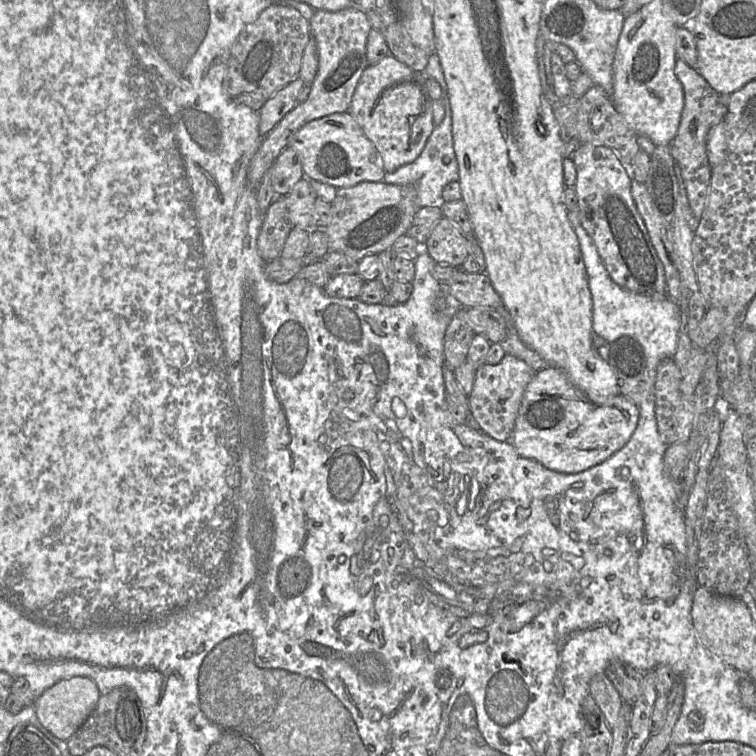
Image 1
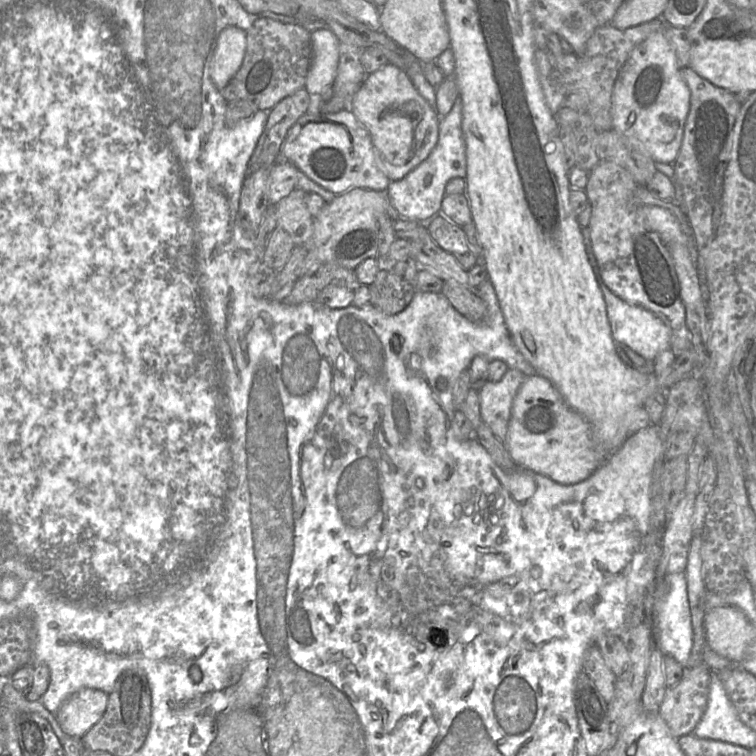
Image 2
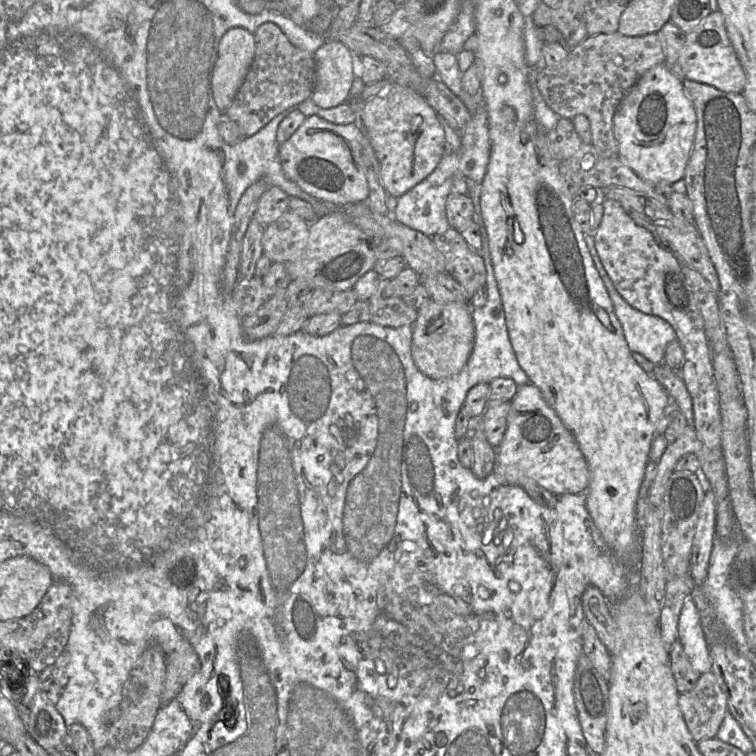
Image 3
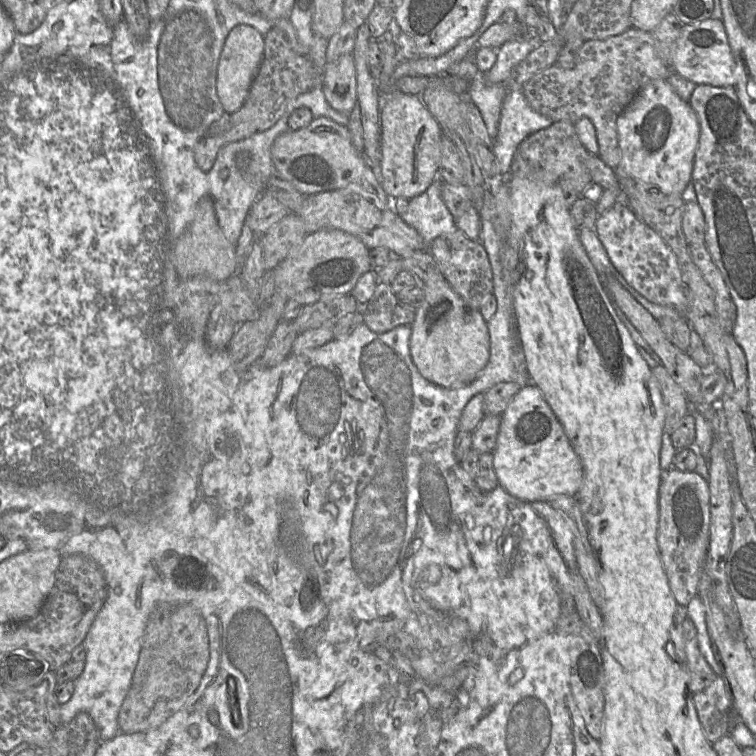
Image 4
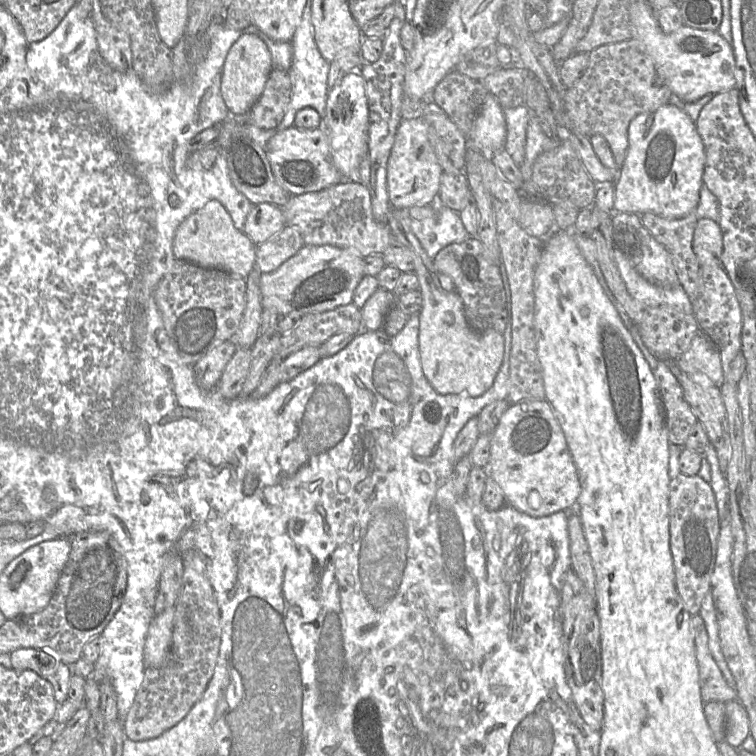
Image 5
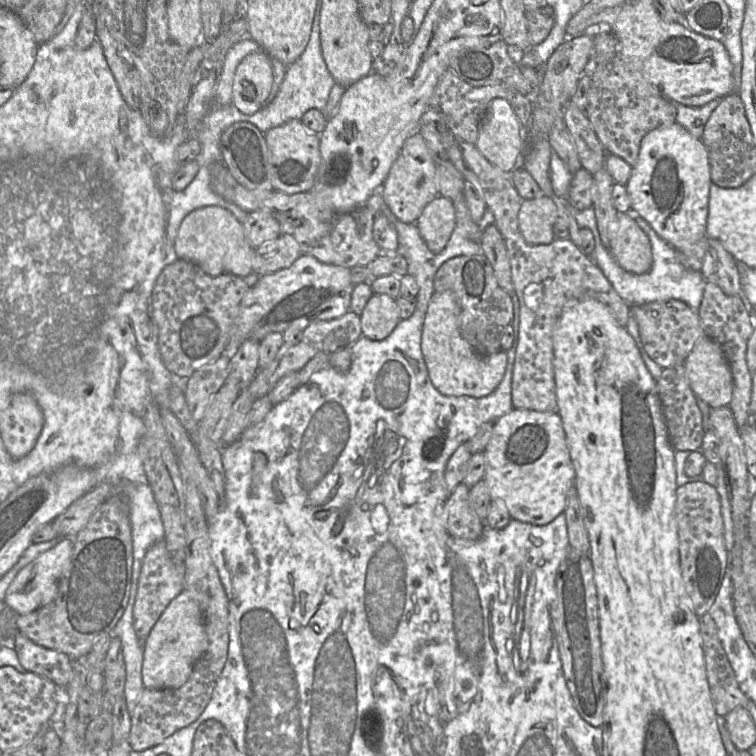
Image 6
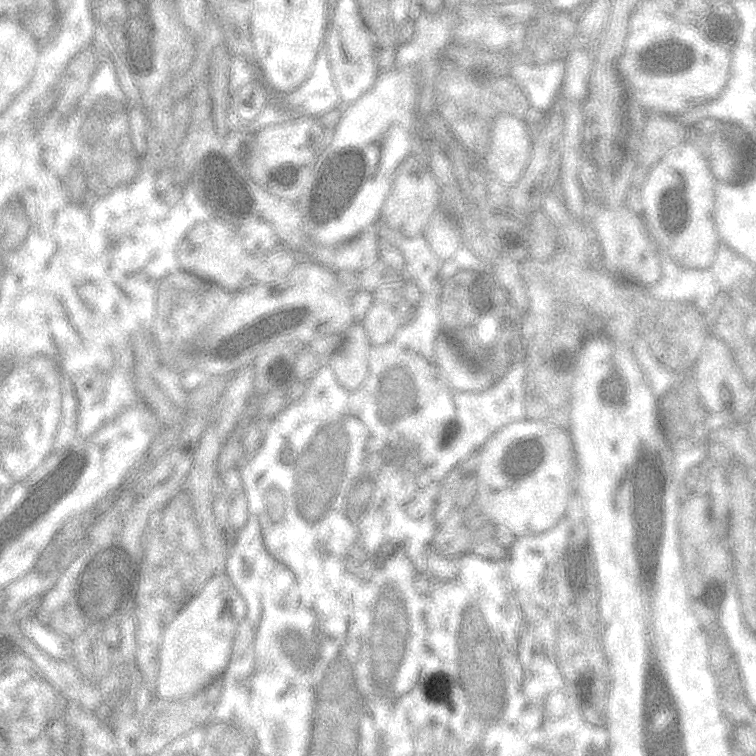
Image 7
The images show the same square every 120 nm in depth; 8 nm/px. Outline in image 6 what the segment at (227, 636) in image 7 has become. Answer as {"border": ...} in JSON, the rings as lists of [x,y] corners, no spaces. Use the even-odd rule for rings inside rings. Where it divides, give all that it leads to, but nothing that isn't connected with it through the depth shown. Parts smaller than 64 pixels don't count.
{"border":[[[186,588],[165,608],[144,645],[142,679],[145,688],[179,688],[188,680],[195,662],[203,655],[208,639],[202,609]]]}

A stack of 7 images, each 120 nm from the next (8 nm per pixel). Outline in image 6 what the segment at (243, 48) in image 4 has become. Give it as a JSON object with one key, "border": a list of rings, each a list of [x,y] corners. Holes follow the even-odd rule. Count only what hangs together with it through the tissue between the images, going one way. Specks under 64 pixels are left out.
{"border":[[[262,49],[248,54],[235,71],[232,104],[243,114],[255,114],[269,98],[273,81],[271,57]]]}

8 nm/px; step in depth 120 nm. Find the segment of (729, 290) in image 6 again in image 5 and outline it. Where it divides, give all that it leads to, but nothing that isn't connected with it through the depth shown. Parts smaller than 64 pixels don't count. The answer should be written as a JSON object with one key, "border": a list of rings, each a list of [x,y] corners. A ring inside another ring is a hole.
{"border":[[[709,218],[699,219],[694,230],[692,246],[700,265],[721,265],[723,236],[718,223]]]}

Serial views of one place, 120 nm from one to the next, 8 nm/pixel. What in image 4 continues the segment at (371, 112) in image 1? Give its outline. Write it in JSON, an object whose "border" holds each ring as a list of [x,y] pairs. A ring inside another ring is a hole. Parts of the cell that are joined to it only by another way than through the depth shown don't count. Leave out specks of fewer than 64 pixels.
{"border":[[[399,91],[379,95],[381,187],[391,199],[402,197],[410,200],[422,194],[438,179],[443,132],[437,120],[418,97]]]}

